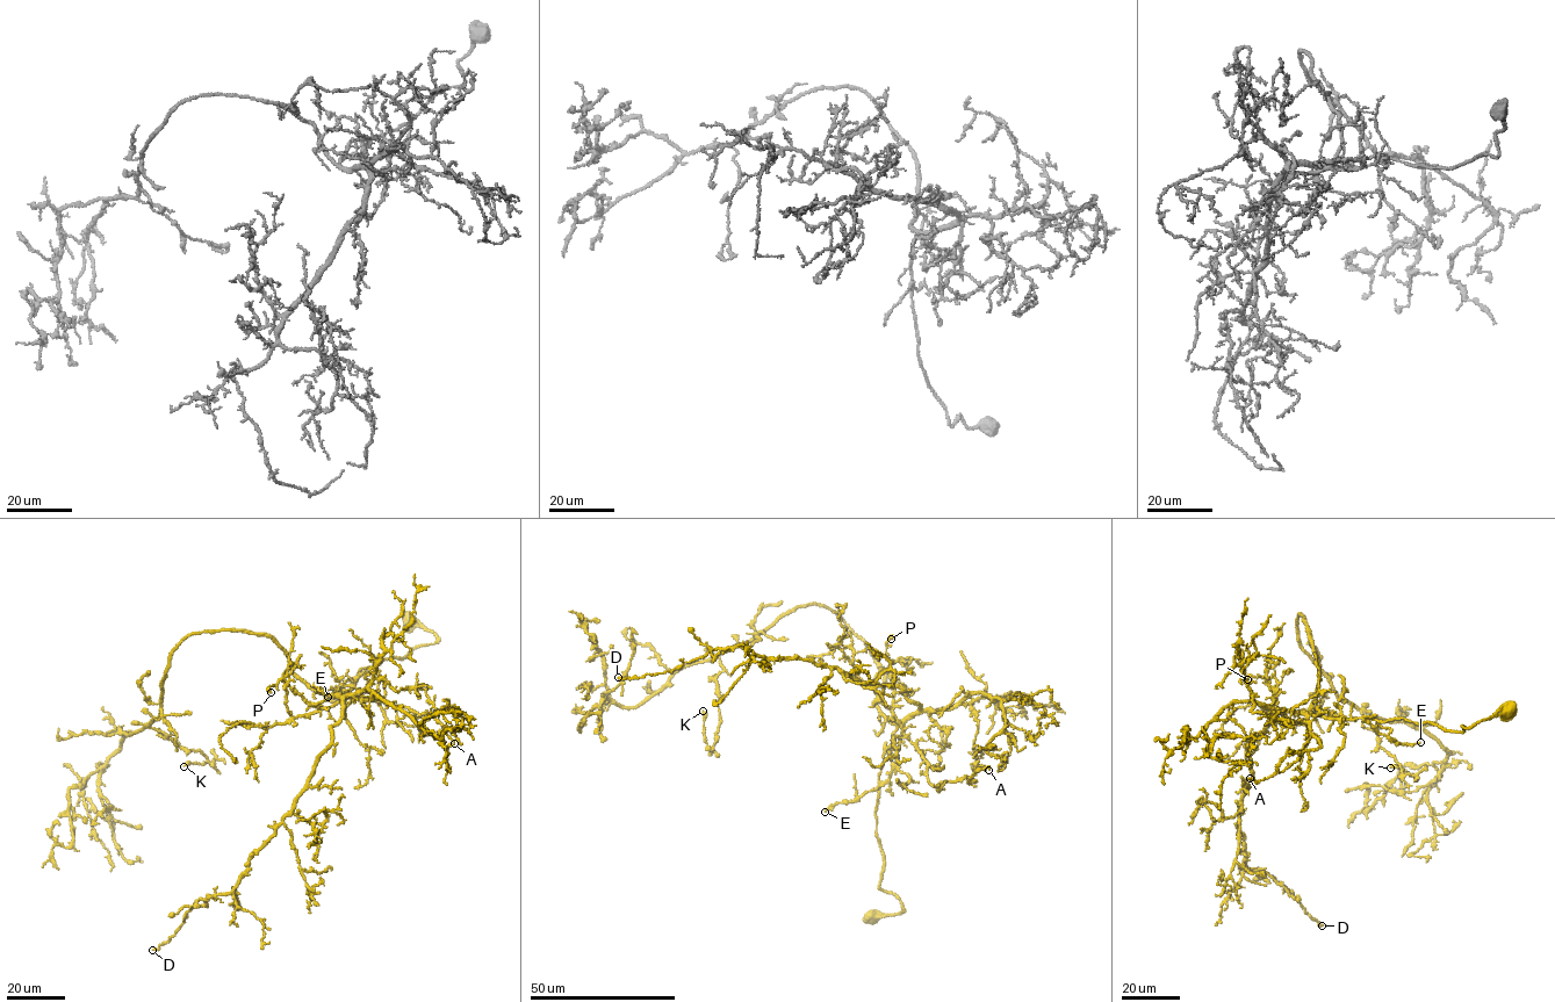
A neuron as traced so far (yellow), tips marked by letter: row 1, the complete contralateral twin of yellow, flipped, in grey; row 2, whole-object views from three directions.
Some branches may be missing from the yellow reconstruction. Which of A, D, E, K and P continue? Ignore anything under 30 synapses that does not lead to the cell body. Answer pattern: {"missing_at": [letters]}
{"missing_at": []}

